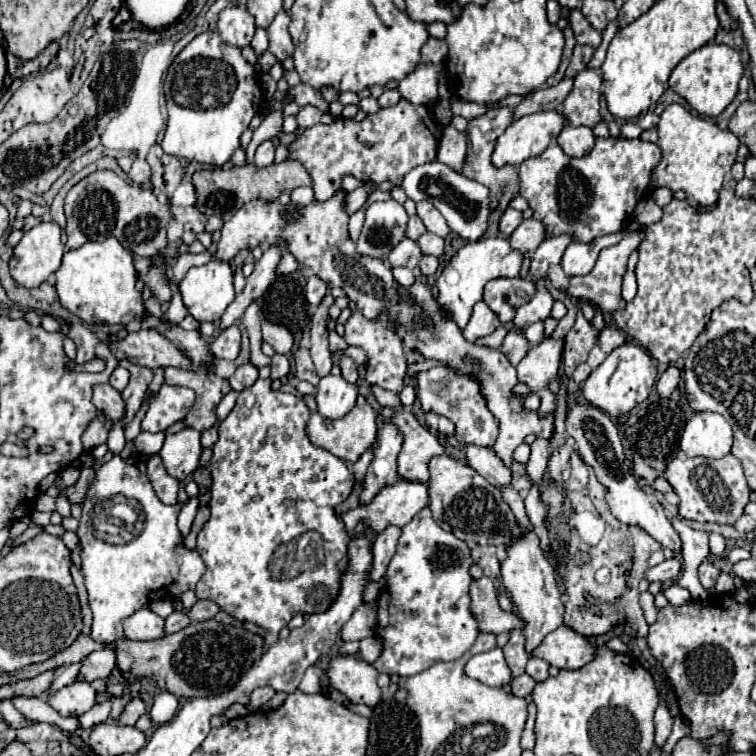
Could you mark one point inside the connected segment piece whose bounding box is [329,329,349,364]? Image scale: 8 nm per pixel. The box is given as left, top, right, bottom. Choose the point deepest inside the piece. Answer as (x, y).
(336, 342)

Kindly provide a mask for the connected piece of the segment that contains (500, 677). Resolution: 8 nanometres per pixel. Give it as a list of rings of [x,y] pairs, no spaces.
[[[493,648],[489,652],[481,652],[481,654],[473,656],[467,662],[465,672],[471,678],[475,678],[487,686],[495,686],[495,688],[503,688],[513,680],[501,648]]]

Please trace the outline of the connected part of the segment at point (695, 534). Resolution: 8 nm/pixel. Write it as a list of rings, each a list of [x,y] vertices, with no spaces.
[[[679,517],[673,518],[671,522],[683,542],[683,572],[681,572],[681,578],[677,580],[677,584],[687,588],[691,592],[693,600],[703,600],[709,594],[697,578],[697,568],[709,556],[709,540],[707,540],[709,534],[689,528],[687,522]]]

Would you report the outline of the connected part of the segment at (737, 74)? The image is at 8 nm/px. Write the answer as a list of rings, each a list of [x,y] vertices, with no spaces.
[[[705,44],[699,50],[685,56],[669,76],[669,86],[683,96],[691,108],[705,116],[719,116],[735,98],[737,84],[743,76],[743,64],[739,52],[727,44]]]

